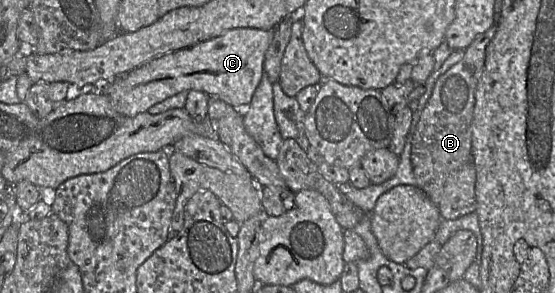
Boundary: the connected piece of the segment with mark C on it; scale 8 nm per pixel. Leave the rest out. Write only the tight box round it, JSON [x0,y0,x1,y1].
[89,28,274,117]

